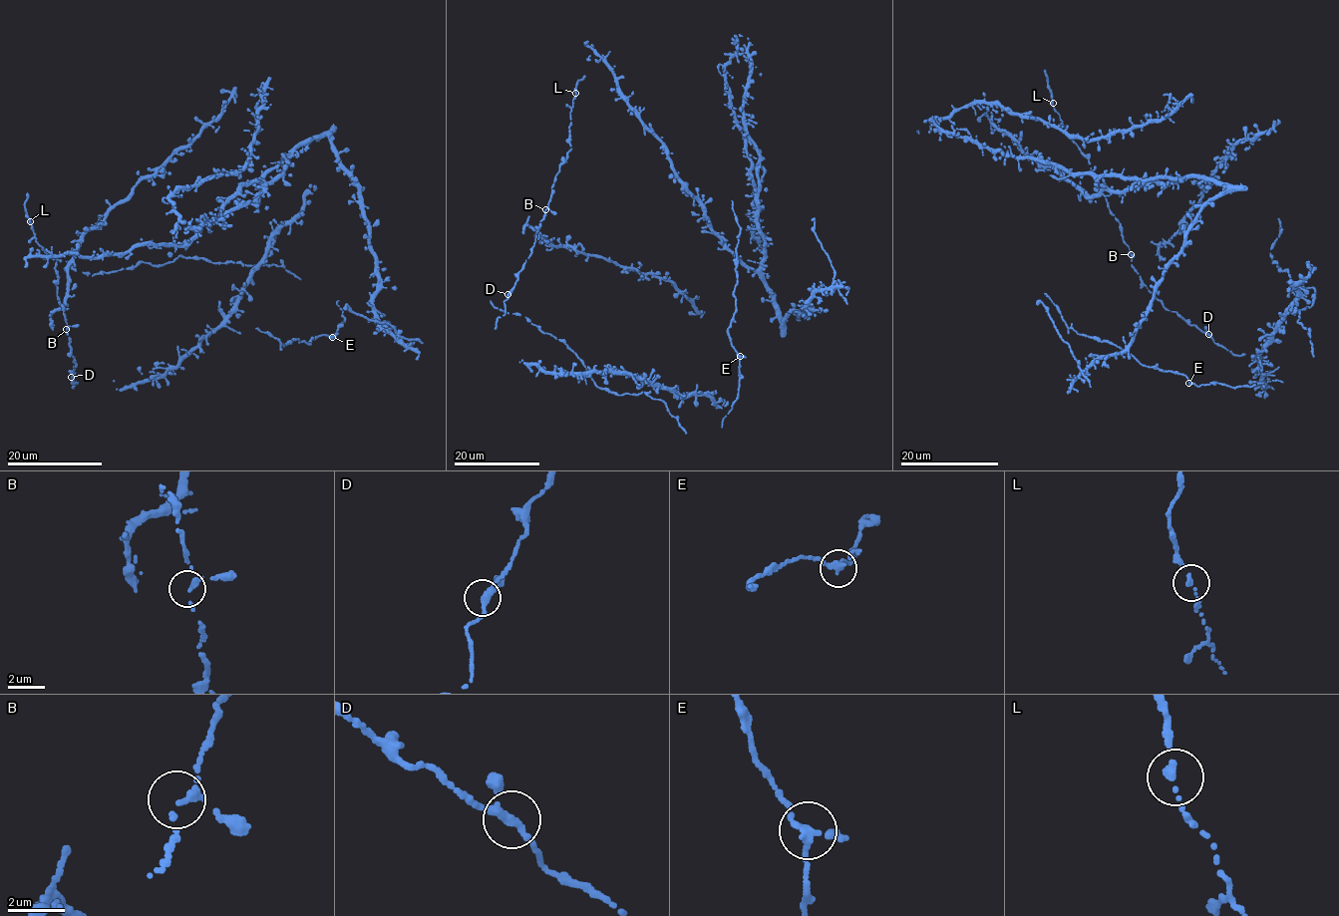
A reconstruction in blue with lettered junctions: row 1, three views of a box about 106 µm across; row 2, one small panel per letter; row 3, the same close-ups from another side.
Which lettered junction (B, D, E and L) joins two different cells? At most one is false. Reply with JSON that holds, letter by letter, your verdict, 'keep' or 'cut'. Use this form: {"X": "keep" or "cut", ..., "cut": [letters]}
{"B": "keep", "D": "keep", "E": "keep", "L": "keep", "cut": []}

